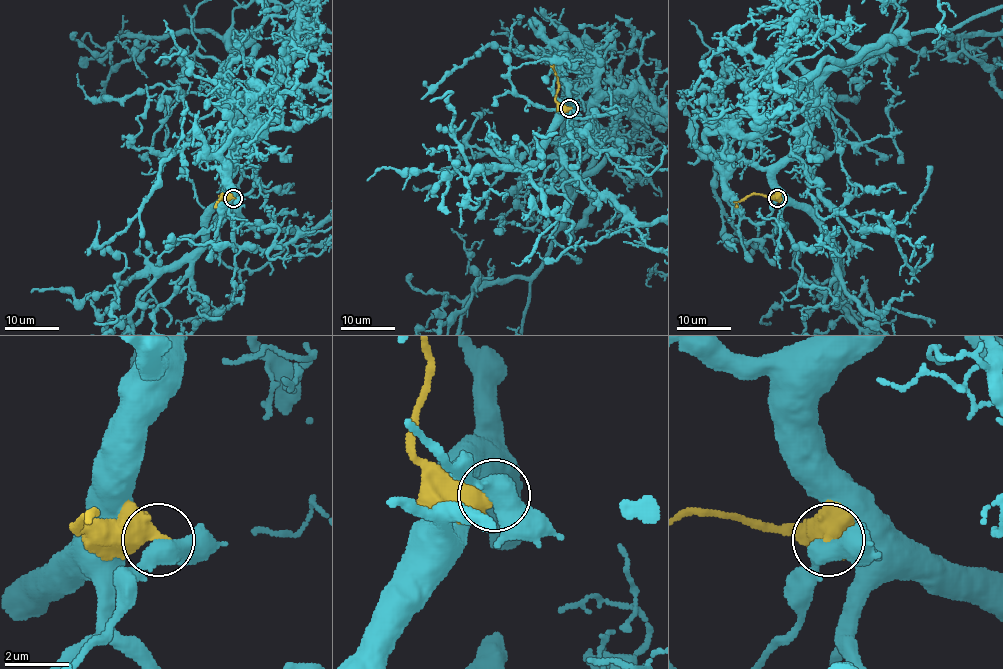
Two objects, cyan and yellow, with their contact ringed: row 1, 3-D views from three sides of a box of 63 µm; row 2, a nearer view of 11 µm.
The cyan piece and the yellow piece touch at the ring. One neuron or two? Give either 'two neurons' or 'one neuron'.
two neurons

